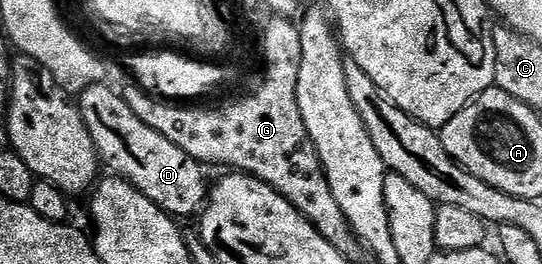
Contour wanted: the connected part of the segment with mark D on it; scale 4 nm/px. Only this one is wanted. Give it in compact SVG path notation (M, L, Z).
M99 85L90 87L80 95L82 120L88 125L90 136L98 146L99 156L110 162L111 172L117 173L127 183L133 183L137 191L142 191L161 211L171 217L194 215L207 206L208 183L203 164L186 155L184 149L172 145L168 137L156 133L122 100L117 90Z

